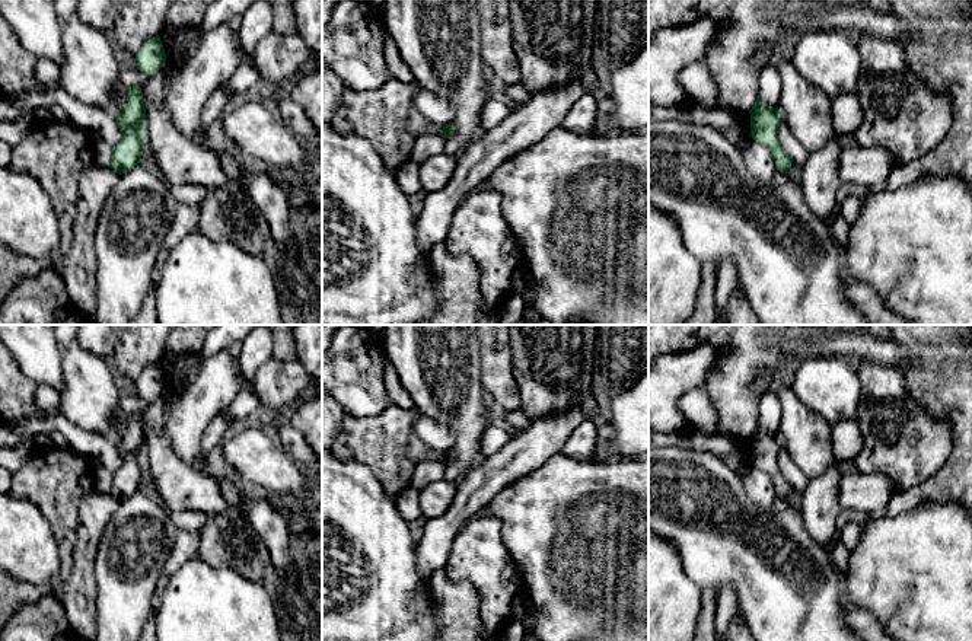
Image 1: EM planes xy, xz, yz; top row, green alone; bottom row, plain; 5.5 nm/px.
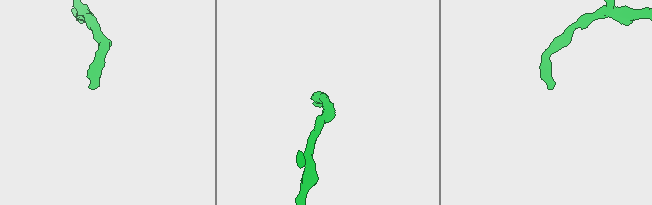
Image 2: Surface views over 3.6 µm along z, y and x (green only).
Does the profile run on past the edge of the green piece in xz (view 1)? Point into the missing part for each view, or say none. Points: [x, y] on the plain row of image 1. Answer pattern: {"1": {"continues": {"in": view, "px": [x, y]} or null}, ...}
{"1": {"continues": null}}

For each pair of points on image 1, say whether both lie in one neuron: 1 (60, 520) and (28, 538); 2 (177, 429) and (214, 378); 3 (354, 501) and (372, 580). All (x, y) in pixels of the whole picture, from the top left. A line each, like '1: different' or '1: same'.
1: different
2: same
3: same

